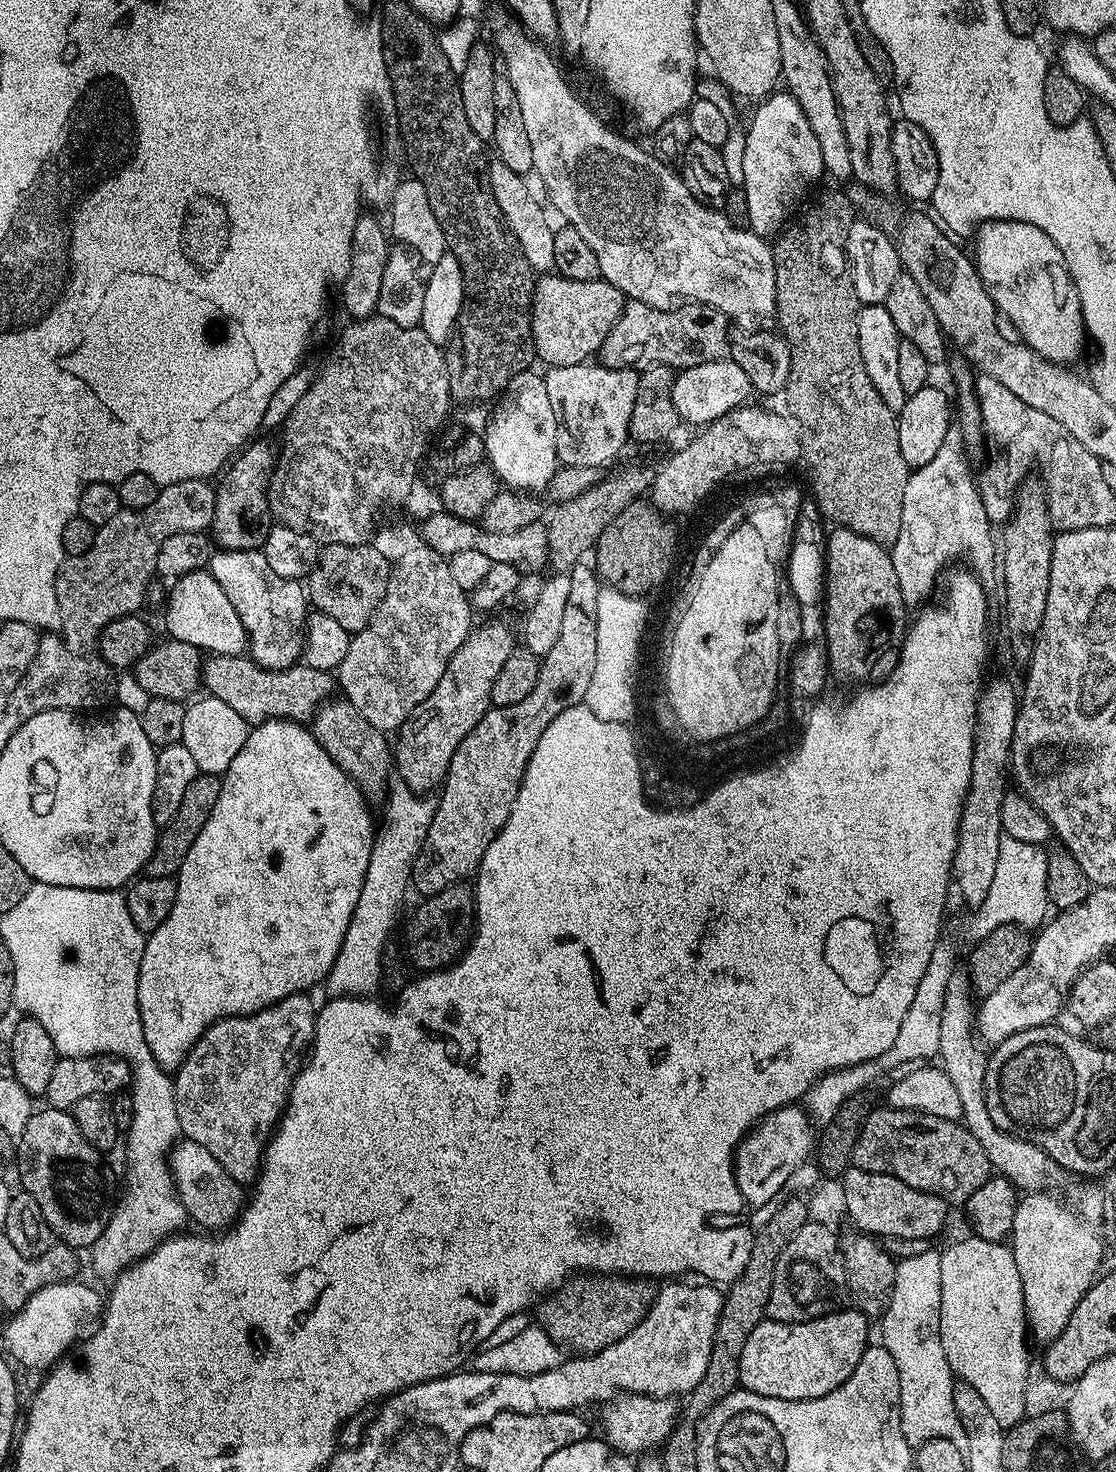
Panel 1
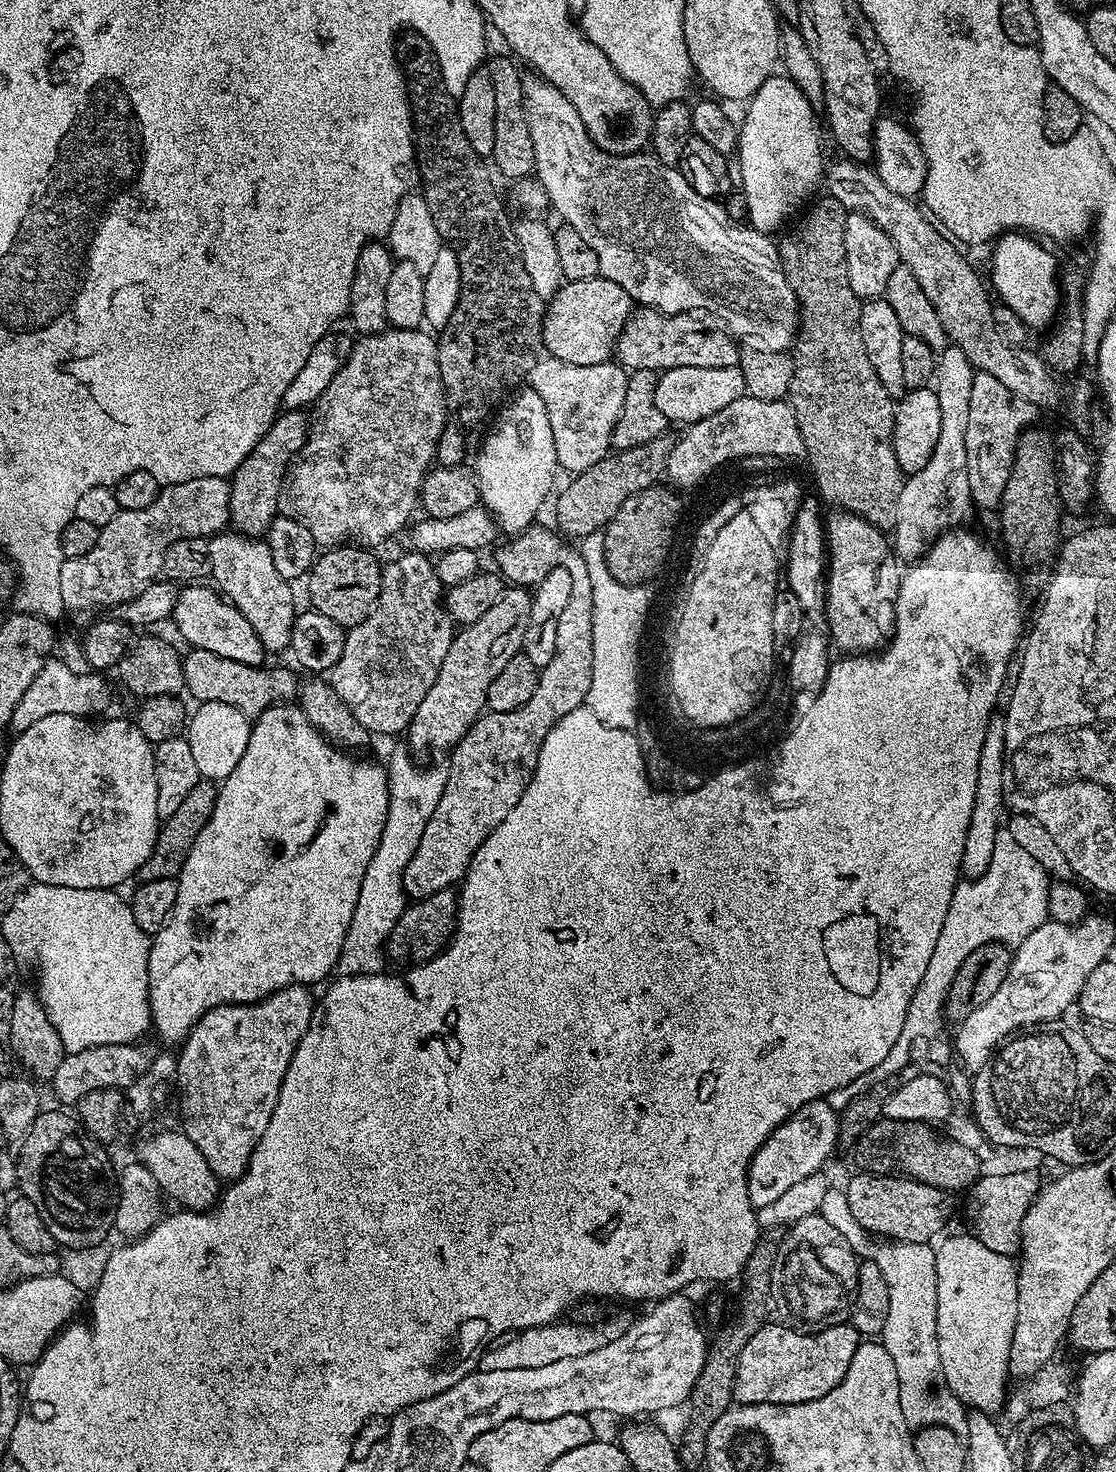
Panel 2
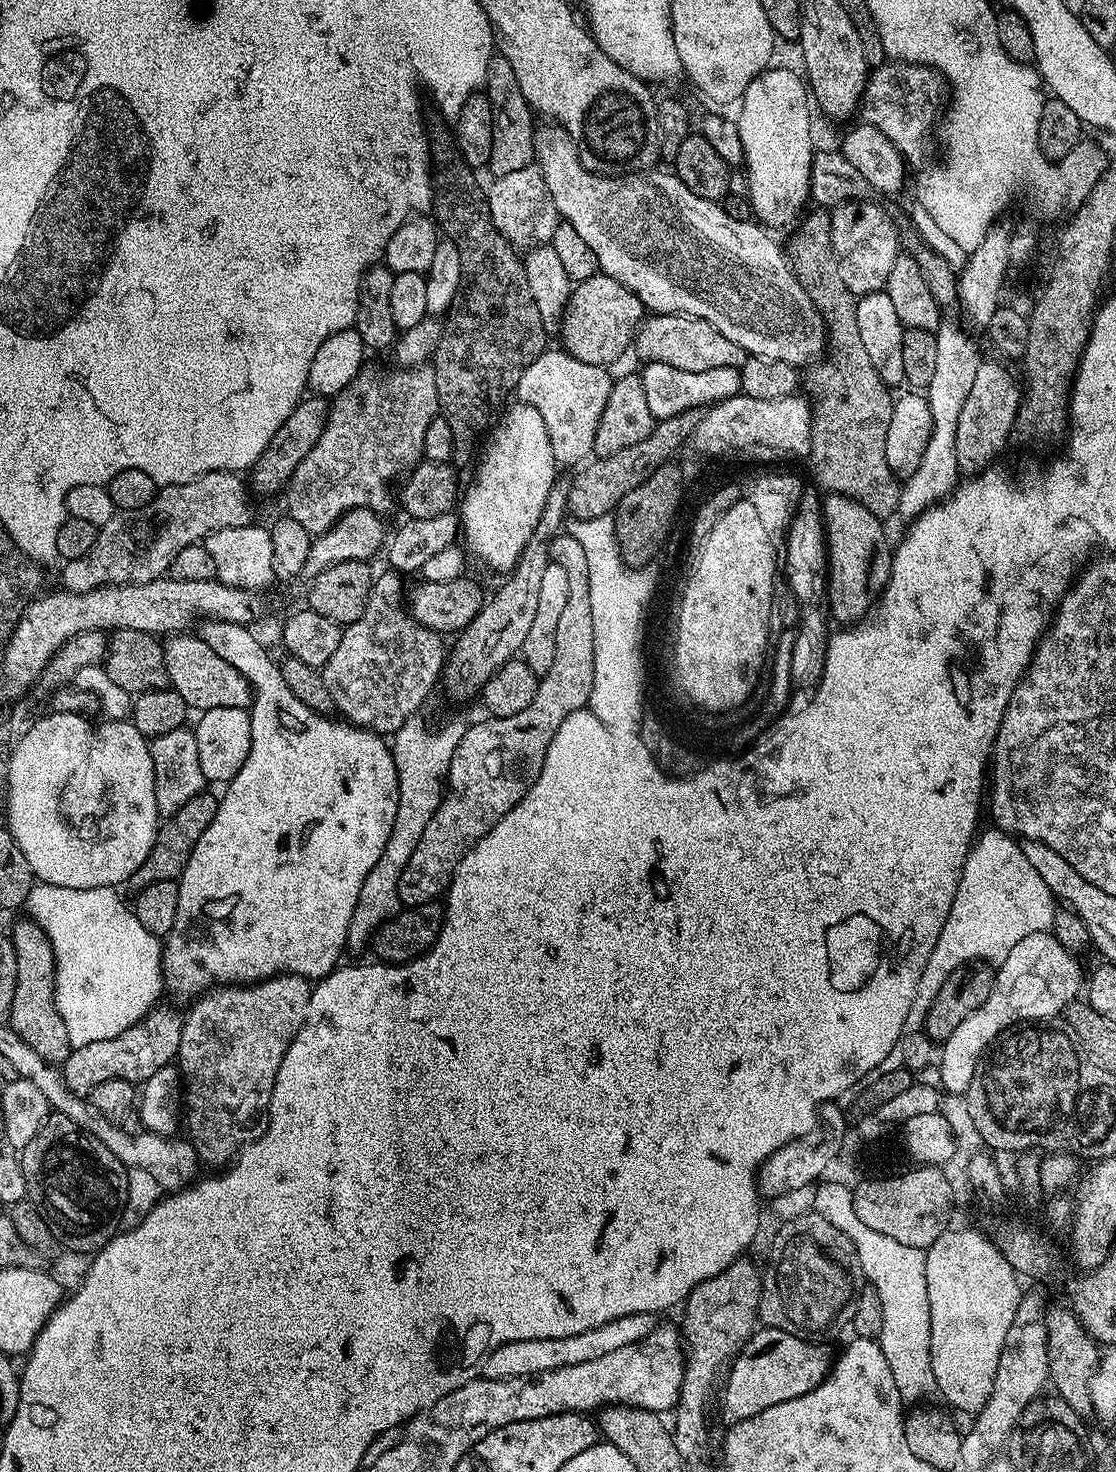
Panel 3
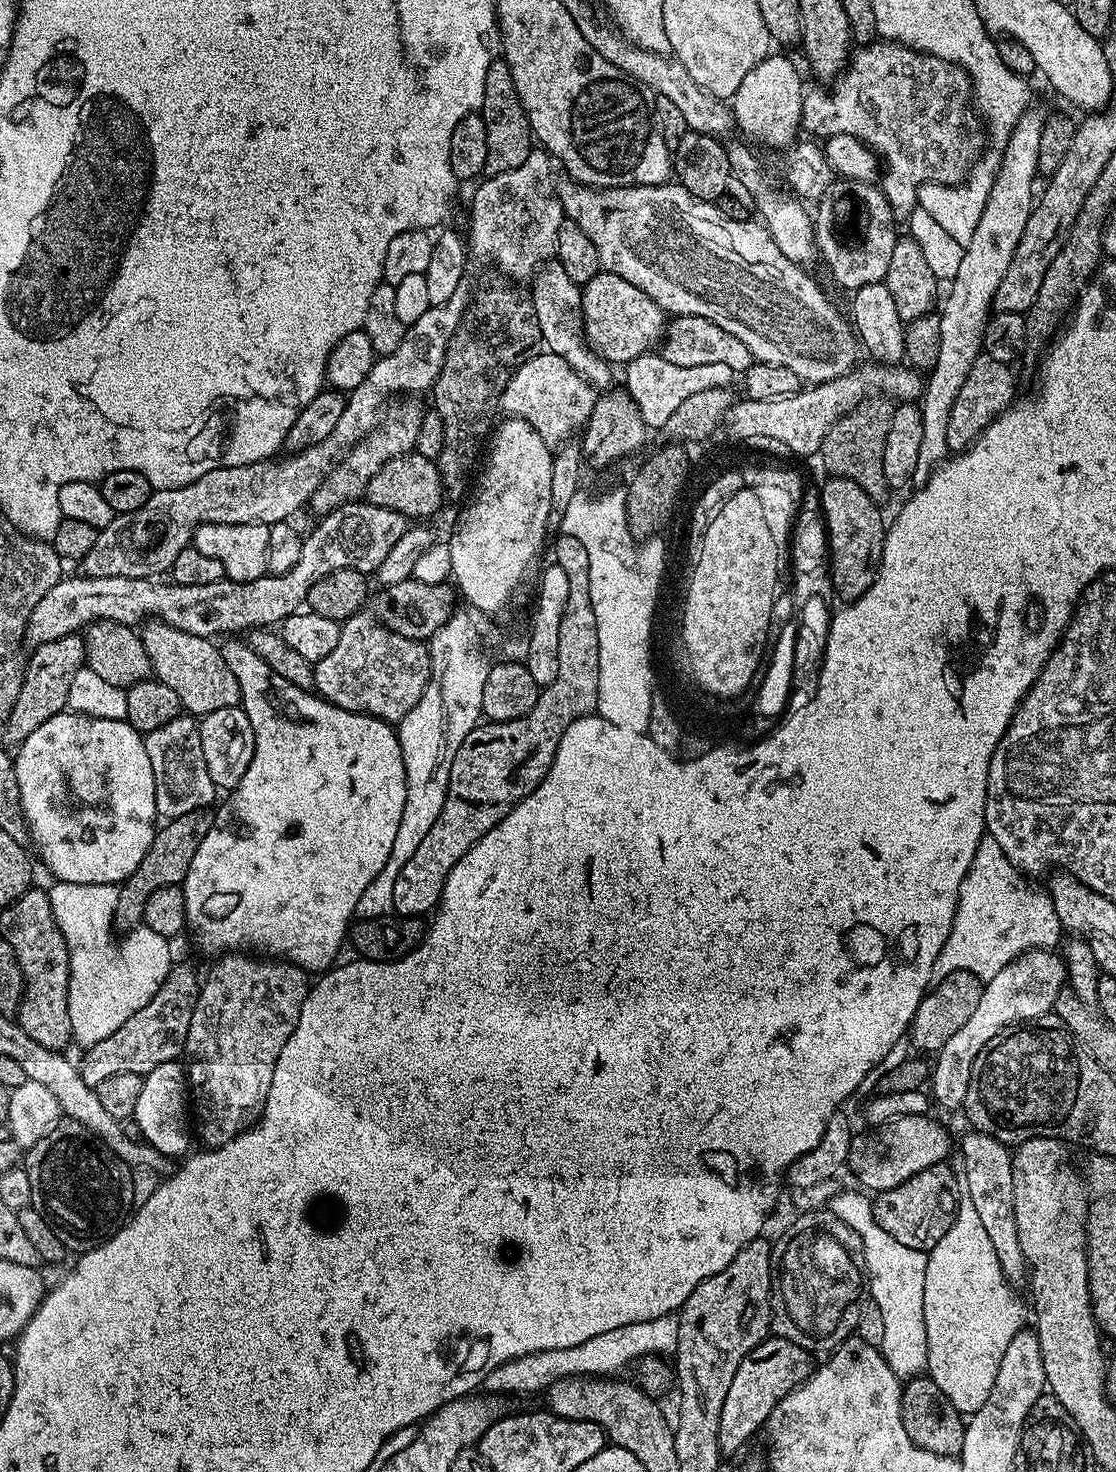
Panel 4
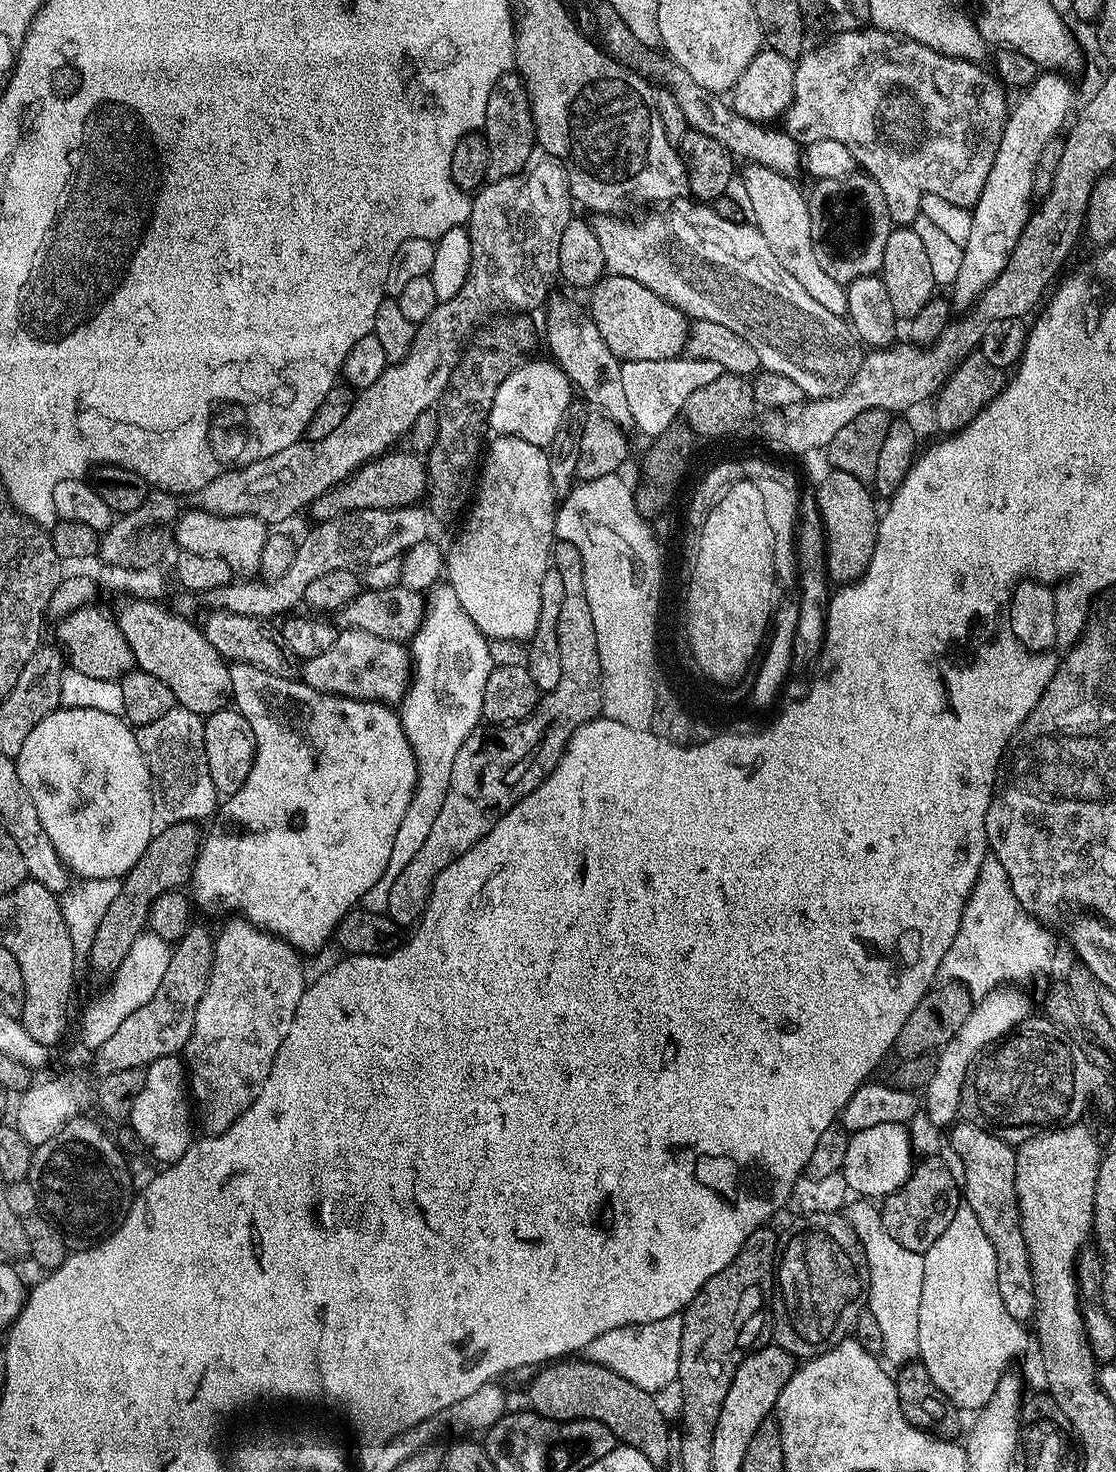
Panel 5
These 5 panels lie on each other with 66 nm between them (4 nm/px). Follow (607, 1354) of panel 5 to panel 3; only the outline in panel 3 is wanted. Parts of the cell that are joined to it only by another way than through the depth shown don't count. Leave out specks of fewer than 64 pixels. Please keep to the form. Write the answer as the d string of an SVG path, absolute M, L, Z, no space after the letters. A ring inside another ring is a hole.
M643 1312L603 1323L594 1330L582 1331L581 1334L570 1335L566 1339L522 1339L521 1342L504 1343L485 1357L481 1364L481 1375L487 1380L505 1380L507 1377L535 1376L552 1369L560 1369L564 1365L593 1361L613 1350L621 1349L622 1346L636 1344L657 1326L657 1315Z

